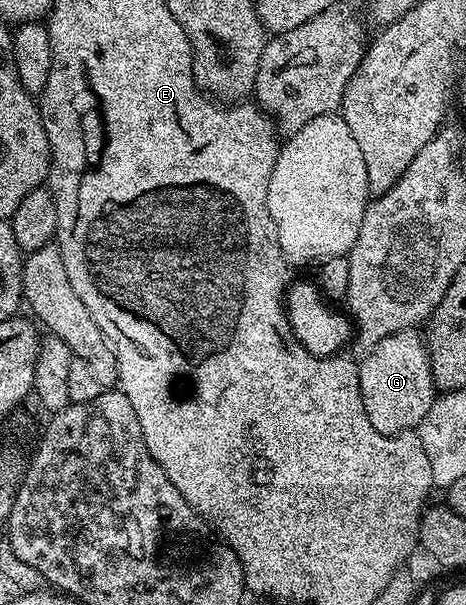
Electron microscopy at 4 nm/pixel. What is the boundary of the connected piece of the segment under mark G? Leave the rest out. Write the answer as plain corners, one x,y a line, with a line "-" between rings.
404,329
395,335
387,335
387,339
375,343
375,347
364,356
359,361
359,387
371,427
383,435
416,430
439,393
433,386
429,352
422,334

